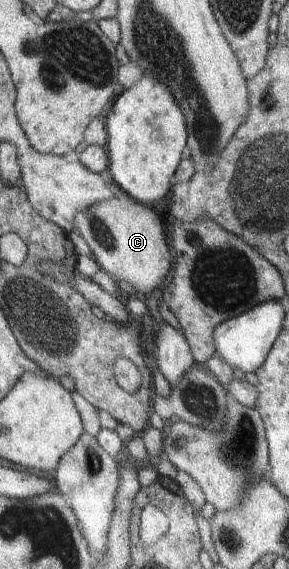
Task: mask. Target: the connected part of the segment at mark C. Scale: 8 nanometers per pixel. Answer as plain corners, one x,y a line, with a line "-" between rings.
119,194
116,199
102,201
91,209
81,212
75,220
76,230
84,238
92,253
97,256
101,264
101,270
108,271
117,281
125,280
134,285
136,296
144,294
160,295
158,288
166,282
166,274
173,270
172,254
170,254
169,242
166,242
166,234
162,228
162,217
158,216
151,206
130,198
122,200

